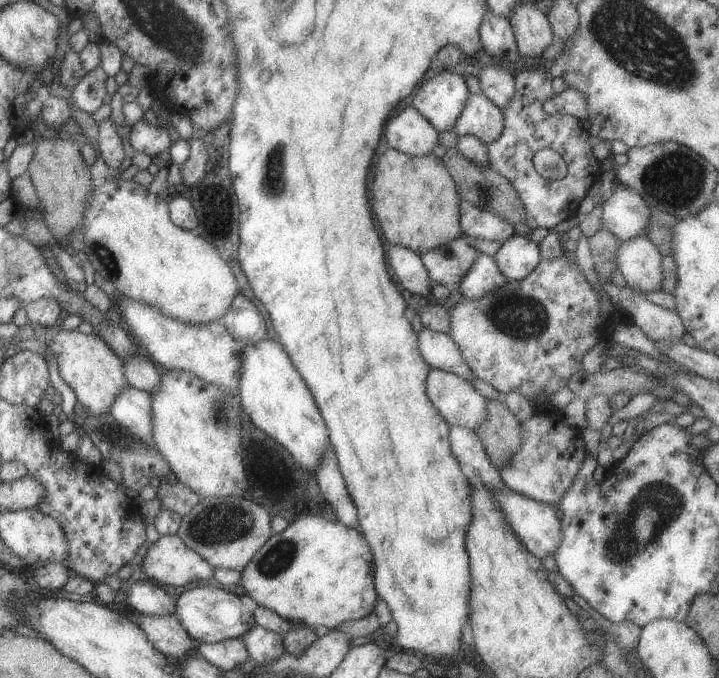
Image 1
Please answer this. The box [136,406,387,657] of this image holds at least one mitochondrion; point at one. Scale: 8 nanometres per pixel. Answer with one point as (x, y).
(216, 525)

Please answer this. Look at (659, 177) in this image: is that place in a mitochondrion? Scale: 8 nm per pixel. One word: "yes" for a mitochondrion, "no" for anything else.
yes

